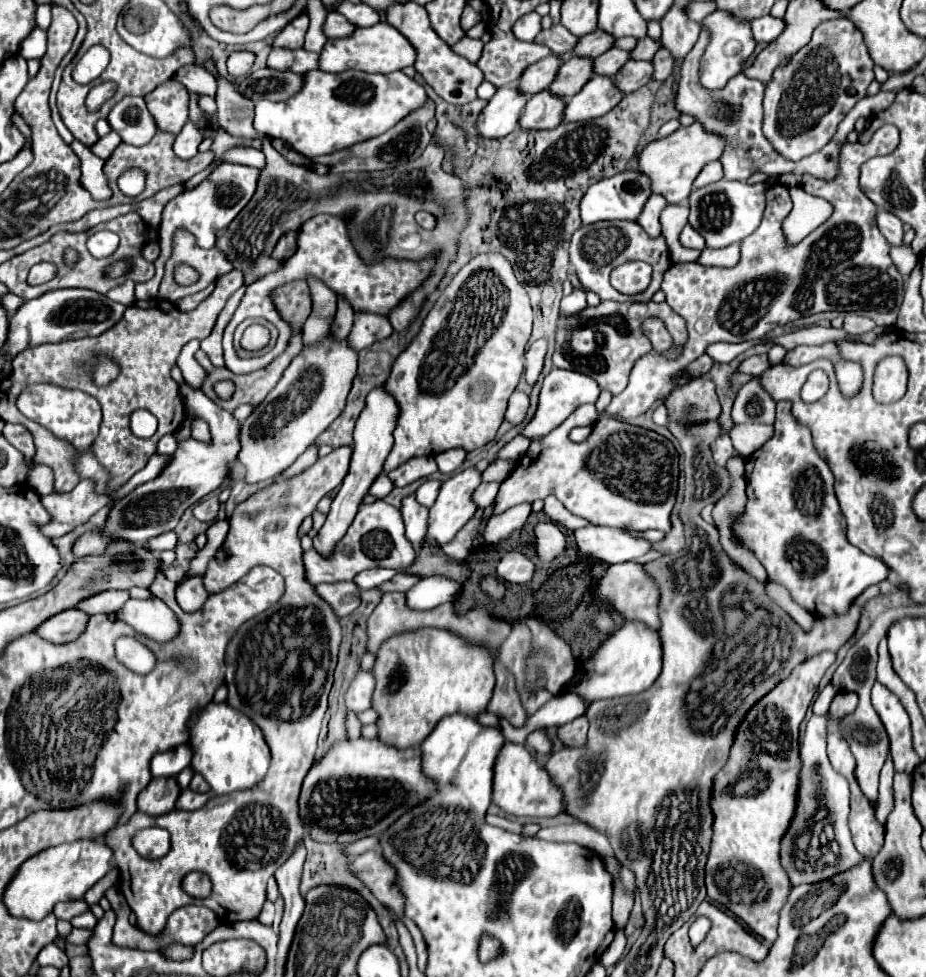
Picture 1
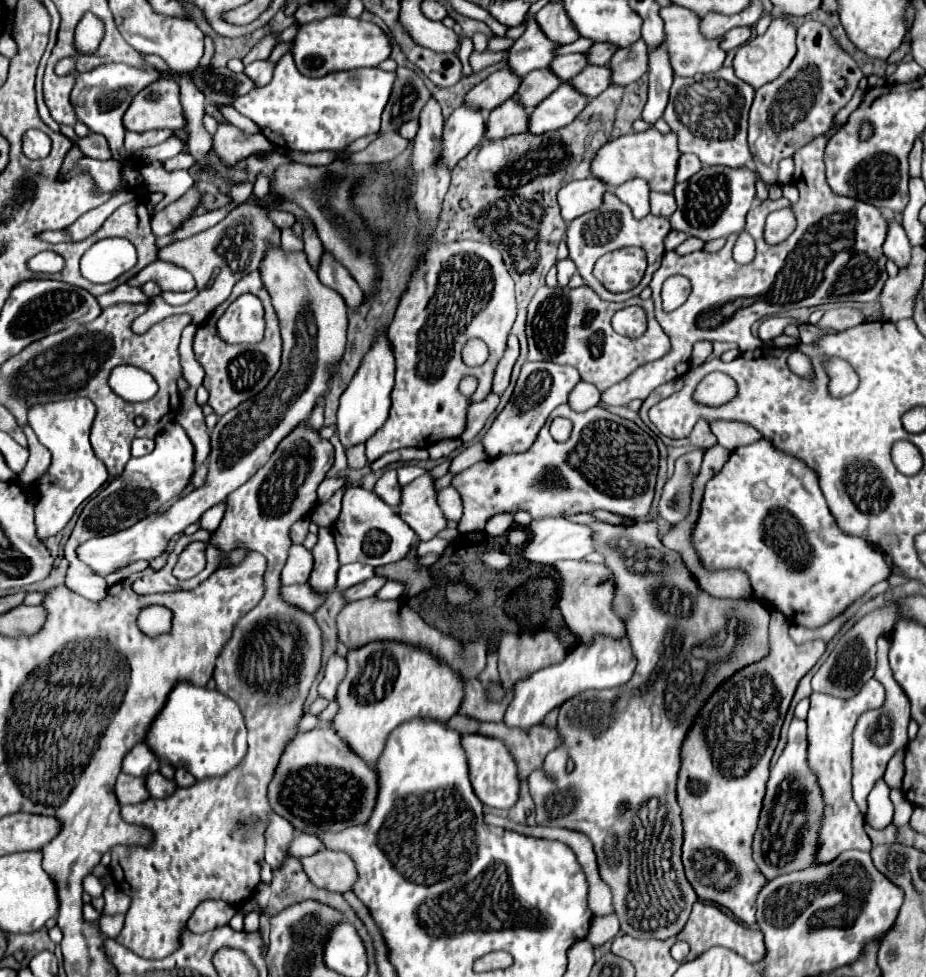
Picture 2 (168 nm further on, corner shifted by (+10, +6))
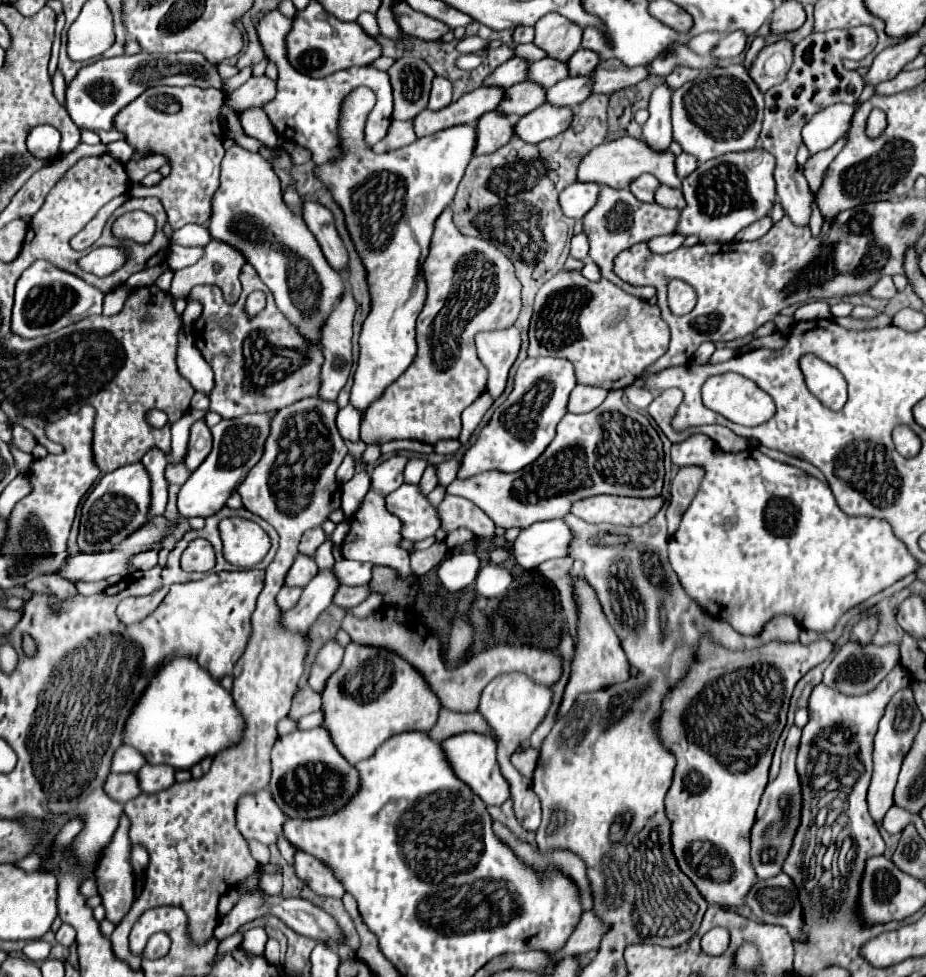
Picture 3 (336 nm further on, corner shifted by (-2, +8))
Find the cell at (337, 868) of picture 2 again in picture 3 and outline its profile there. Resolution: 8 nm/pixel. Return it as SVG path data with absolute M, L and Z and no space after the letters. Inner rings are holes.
M297 850L293 868L297 878L301 878L315 894L321 894L327 898L343 898L345 890L341 888L341 882L333 878L333 872L327 866L323 866L317 858Z

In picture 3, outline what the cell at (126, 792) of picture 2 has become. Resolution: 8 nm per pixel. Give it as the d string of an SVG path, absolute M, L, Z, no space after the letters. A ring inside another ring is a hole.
M109 774L105 780L105 794L115 802L125 804L141 794L141 788L133 774Z

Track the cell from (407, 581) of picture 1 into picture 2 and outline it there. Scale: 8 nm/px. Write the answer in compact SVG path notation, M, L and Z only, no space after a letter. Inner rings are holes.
M373 576L373 578L369 578L369 580L365 580L365 582L361 582L361 584L355 584L353 588L345 590L343 596L345 596L349 602L355 602L355 600L361 600L361 598L367 598L367 596L377 594L377 592L383 588L385 582L387 582L387 580L381 580L381 576Z

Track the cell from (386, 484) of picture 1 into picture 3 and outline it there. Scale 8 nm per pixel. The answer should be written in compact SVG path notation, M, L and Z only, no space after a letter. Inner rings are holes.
M347 404L345 408L339 410L339 414L337 414L337 428L339 428L339 434L345 440L357 442L359 440L359 426L361 426L361 412L355 406Z

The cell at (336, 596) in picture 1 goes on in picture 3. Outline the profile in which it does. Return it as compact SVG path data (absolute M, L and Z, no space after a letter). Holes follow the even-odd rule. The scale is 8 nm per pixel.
M283 586L283 588L279 590L279 594L277 594L275 602L277 602L279 610L281 610L281 612L285 612L285 610L289 610L291 606L295 606L295 604L297 604L299 596L301 596L301 588L287 588L287 586Z

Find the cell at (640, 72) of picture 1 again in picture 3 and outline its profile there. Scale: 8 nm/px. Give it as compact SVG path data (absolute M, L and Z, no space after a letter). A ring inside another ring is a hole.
M589 76L565 78L545 92L545 102L553 106L577 106L591 94Z

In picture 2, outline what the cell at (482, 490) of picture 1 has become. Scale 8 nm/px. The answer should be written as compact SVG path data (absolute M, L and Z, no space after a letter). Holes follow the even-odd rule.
M447 486L439 492L439 506L443 514L447 516L447 520L455 520L455 522L461 520L461 514L463 514L461 494L453 486Z

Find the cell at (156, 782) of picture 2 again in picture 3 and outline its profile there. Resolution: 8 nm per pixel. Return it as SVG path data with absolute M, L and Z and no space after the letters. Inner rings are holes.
M145 764L137 774L137 782L143 792L153 794L157 790L165 790L175 784L175 770L173 766L153 766Z

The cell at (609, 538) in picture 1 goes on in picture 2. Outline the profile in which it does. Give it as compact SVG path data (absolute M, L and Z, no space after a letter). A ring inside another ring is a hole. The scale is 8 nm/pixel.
M541 518L529 526L531 540L523 556L537 564L555 564L559 560L581 560L595 550L595 534L589 526L565 522L563 518Z

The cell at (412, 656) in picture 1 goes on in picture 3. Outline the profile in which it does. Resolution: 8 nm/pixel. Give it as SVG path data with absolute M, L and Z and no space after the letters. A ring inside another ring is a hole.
M349 642L345 646L343 662L339 670L335 670L325 682L325 690L321 692L321 710L323 710L323 728L329 730L329 736L333 738L333 744L345 756L349 764L357 764L359 760L365 760L373 756L373 752L391 736L409 732L409 730L421 730L427 732L431 726L437 722L437 712L441 708L437 696L429 690L425 678L403 658L397 654L383 650L383 648L373 648L373 646L363 646Z

